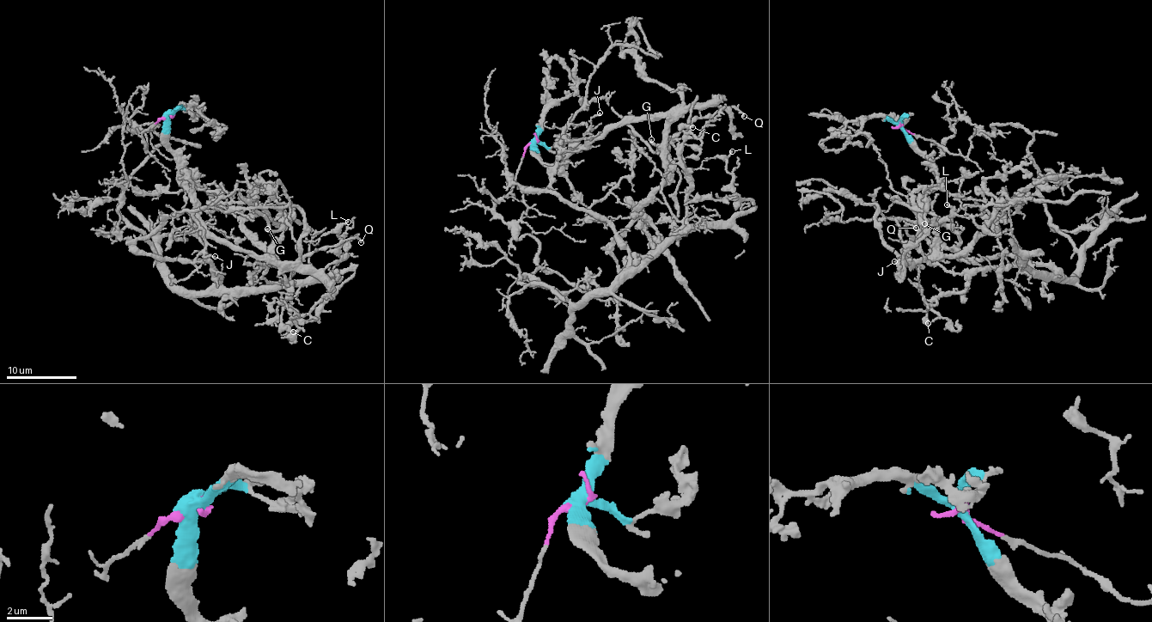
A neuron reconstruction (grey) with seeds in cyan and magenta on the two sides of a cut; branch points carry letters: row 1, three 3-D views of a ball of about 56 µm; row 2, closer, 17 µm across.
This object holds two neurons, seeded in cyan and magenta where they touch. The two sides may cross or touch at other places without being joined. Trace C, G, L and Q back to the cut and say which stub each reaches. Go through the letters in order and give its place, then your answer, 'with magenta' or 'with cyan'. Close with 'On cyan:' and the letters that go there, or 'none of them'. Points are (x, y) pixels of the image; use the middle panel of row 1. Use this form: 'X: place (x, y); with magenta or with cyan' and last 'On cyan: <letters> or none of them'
C: place (692, 127); with magenta
G: place (651, 139); with cyan
L: place (732, 151); with magenta
Q: place (744, 116); with magenta
On cyan: G

